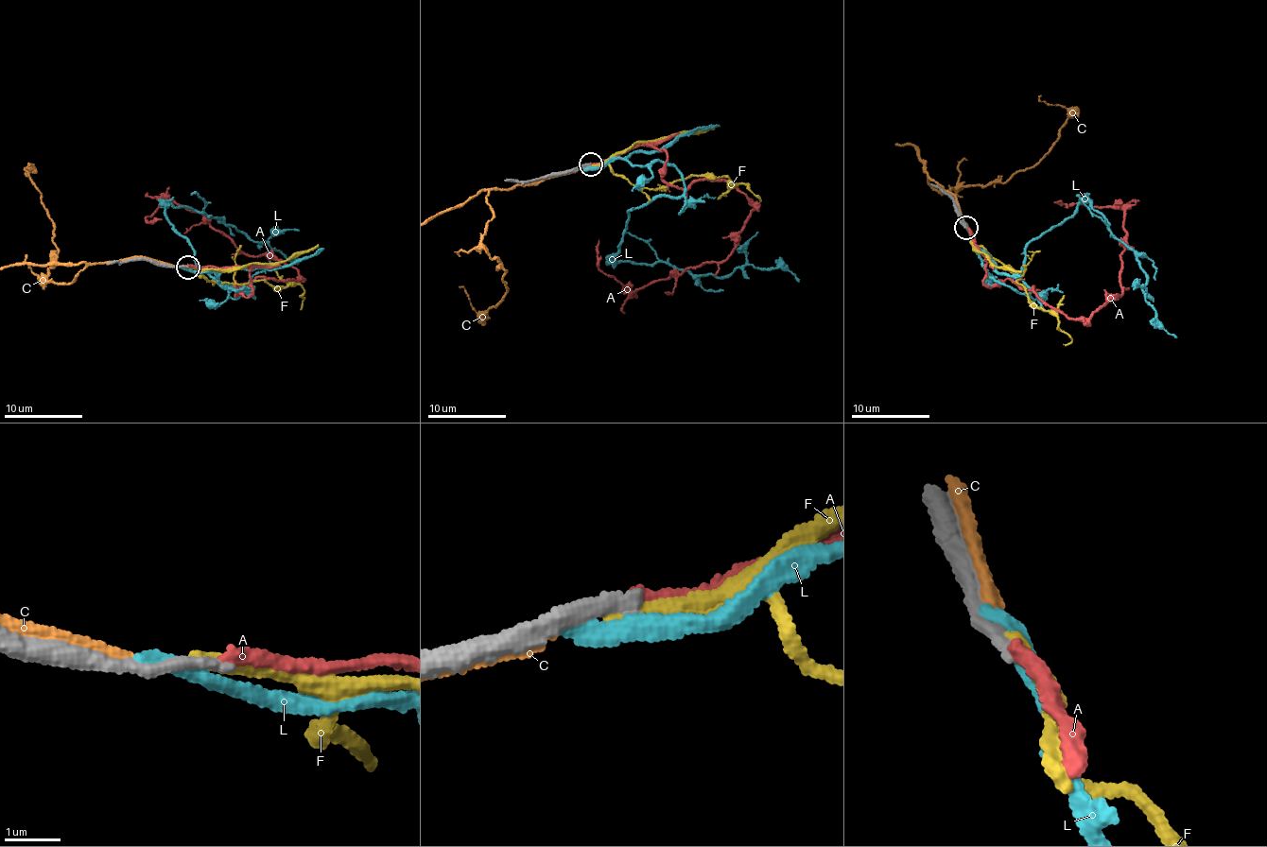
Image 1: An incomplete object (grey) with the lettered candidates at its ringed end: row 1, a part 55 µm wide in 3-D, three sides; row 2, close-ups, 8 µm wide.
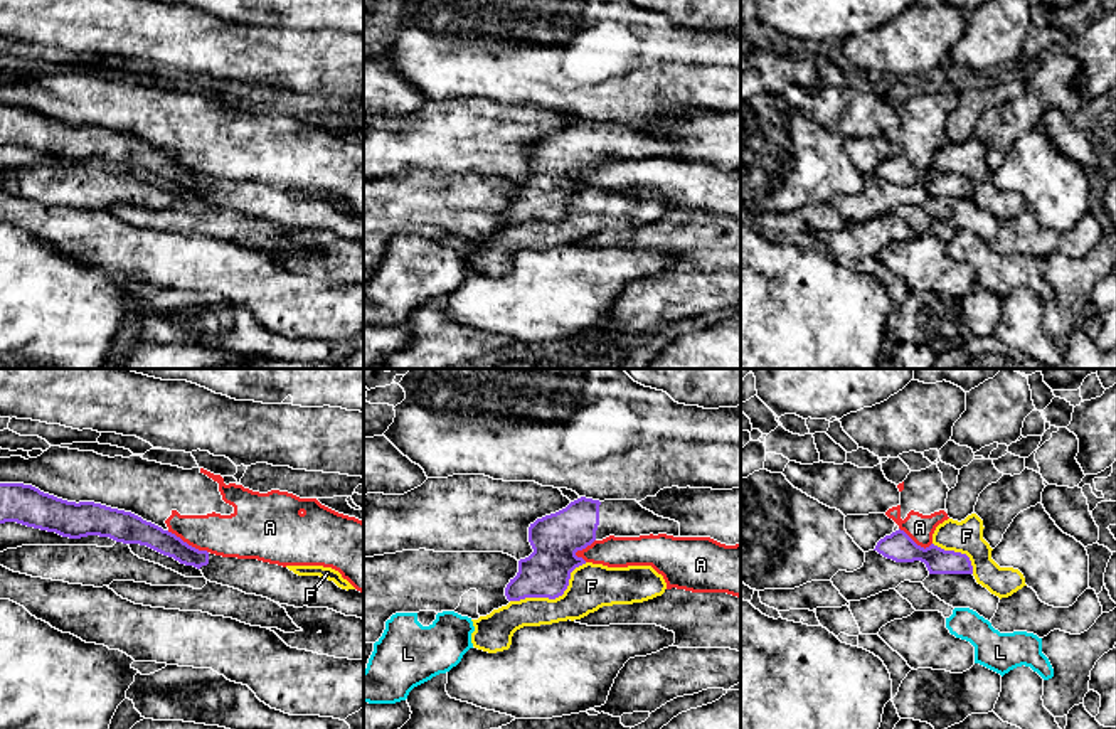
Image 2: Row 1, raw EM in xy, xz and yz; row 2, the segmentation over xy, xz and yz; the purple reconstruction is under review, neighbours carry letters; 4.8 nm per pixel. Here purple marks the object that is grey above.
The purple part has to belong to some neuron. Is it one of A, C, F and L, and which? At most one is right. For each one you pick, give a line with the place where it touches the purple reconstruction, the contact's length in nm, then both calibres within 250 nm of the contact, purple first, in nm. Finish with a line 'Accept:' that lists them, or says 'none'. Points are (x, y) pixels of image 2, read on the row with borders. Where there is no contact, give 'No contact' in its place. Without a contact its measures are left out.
Accept: none

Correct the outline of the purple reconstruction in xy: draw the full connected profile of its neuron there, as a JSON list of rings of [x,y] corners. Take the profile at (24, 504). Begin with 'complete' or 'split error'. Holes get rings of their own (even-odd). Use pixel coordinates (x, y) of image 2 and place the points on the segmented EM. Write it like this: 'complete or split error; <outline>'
split error; [[[0,483],[0,524],[17,522],[62,537],[109,537],[146,545],[180,564],[202,571],[210,583],[268,598],[295,608],[328,608],[364,620],[364,593],[342,589],[320,576],[298,576],[288,567],[258,559],[222,557],[199,551],[175,534],[141,517],[94,502],[67,502],[32,485]]]

